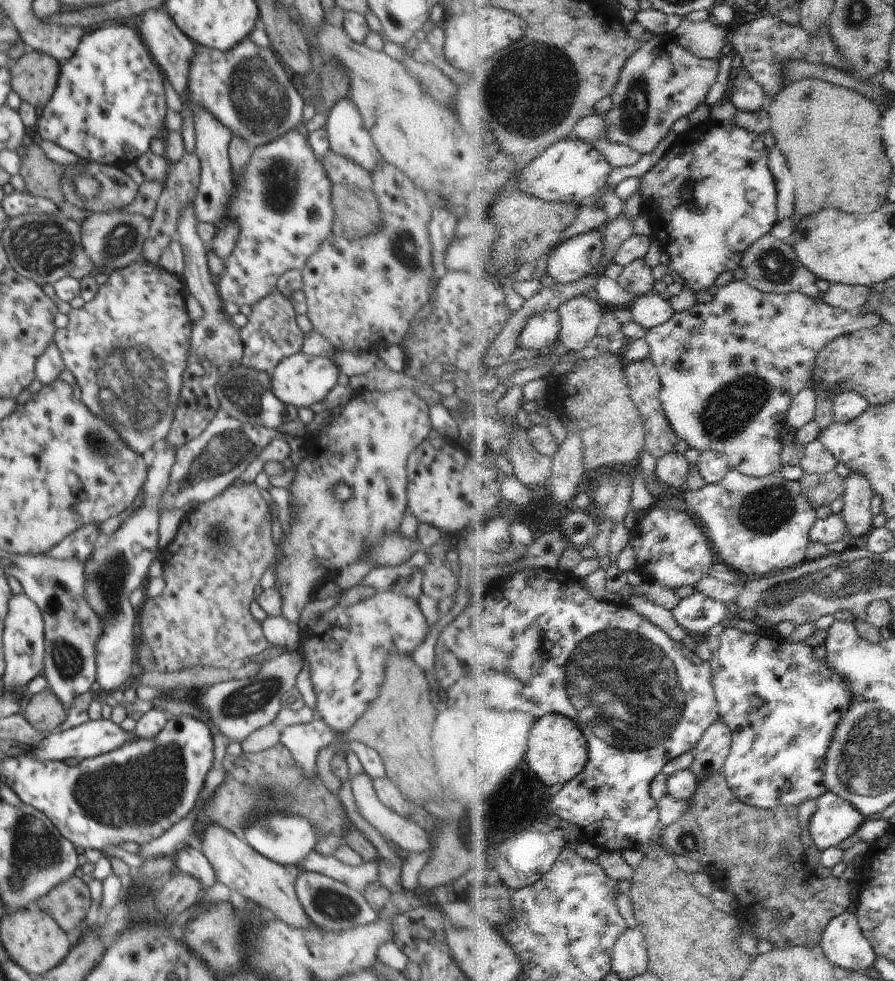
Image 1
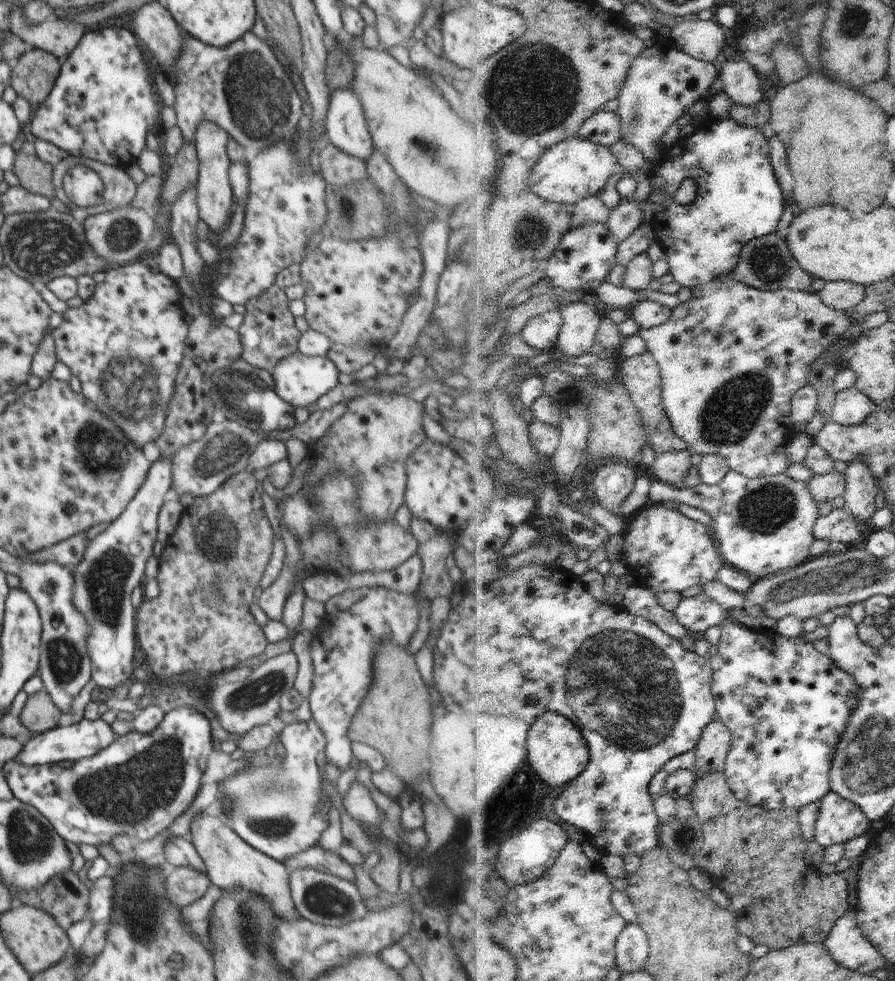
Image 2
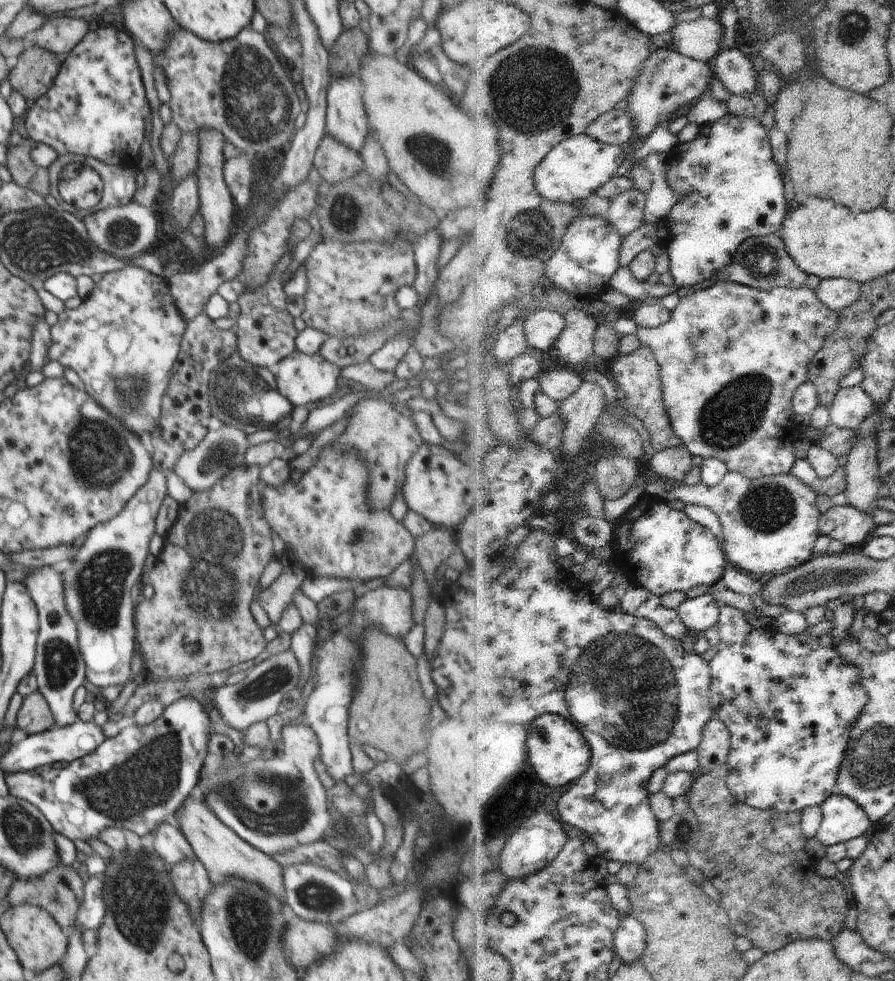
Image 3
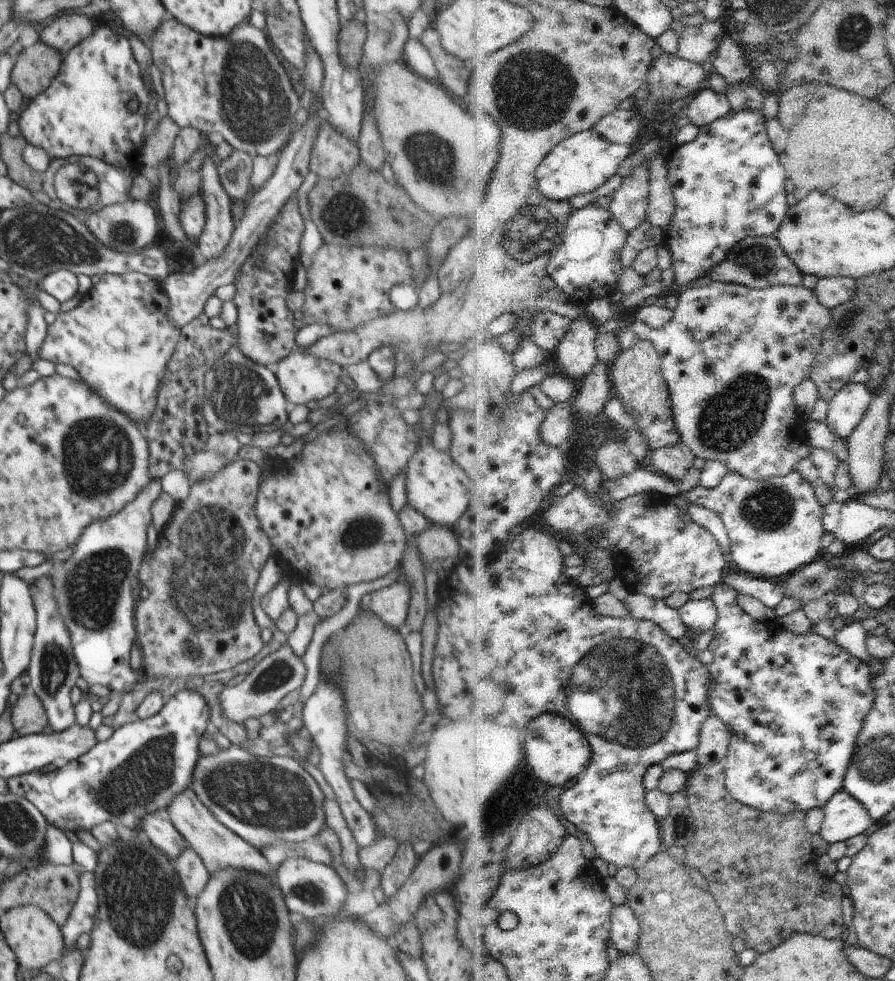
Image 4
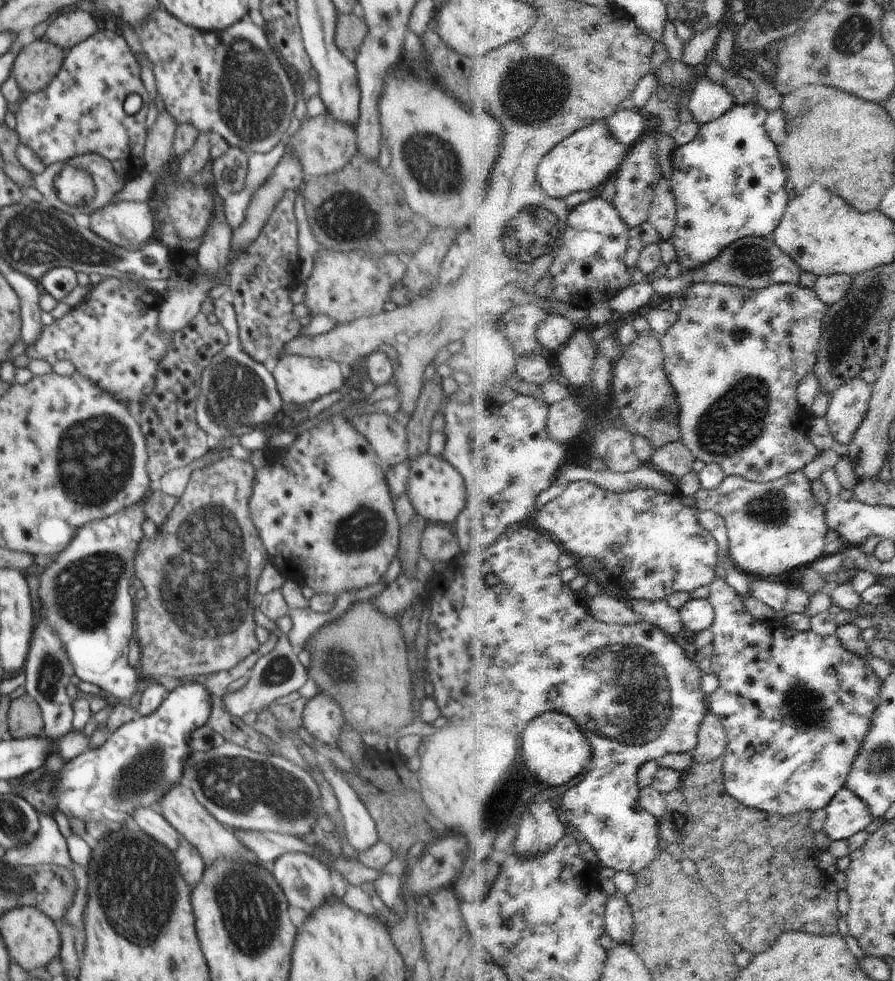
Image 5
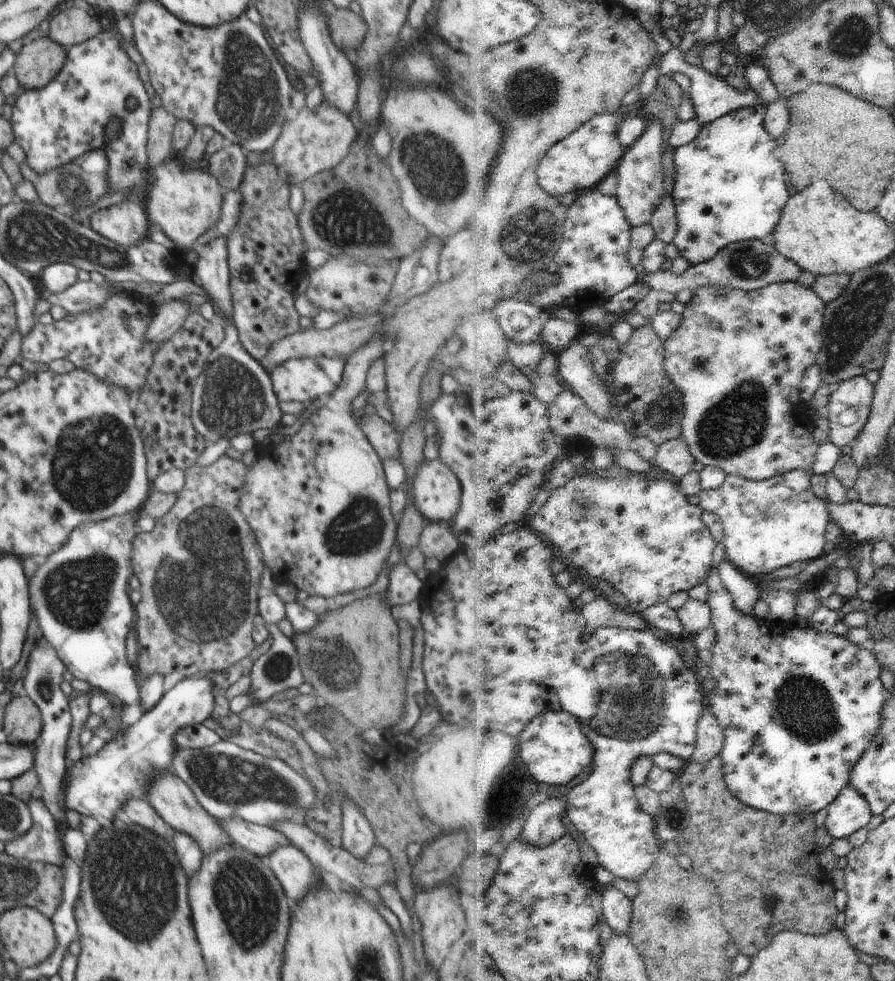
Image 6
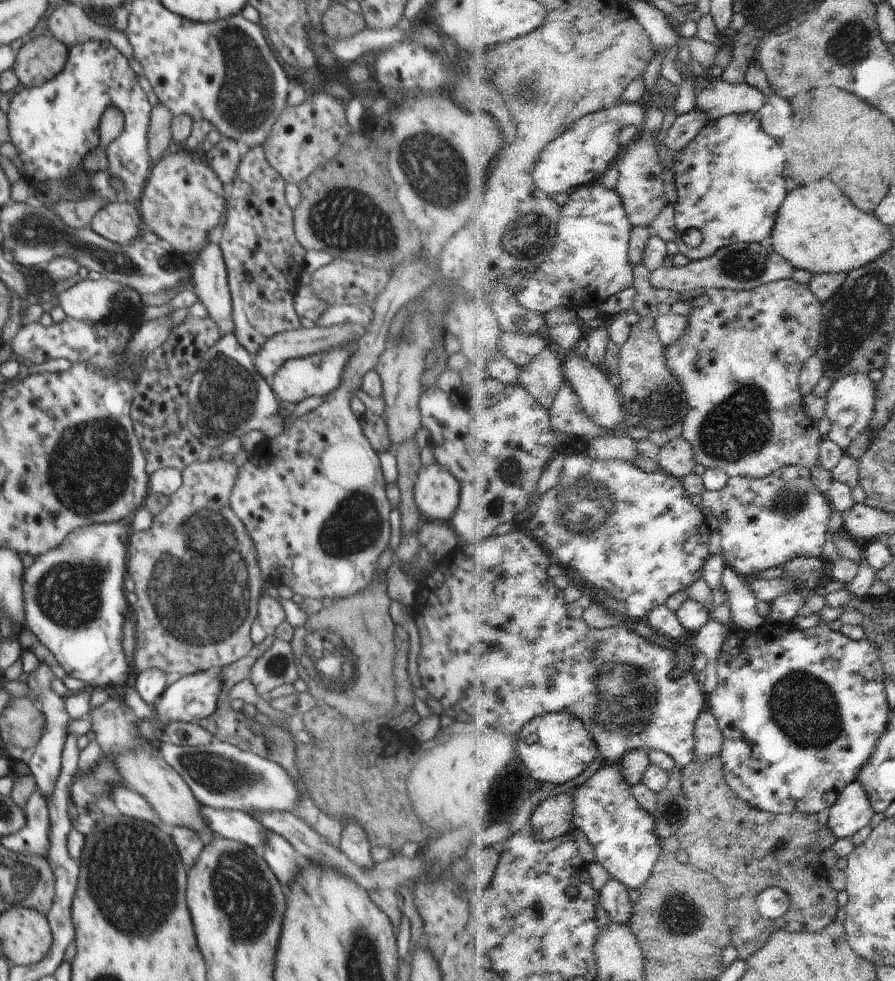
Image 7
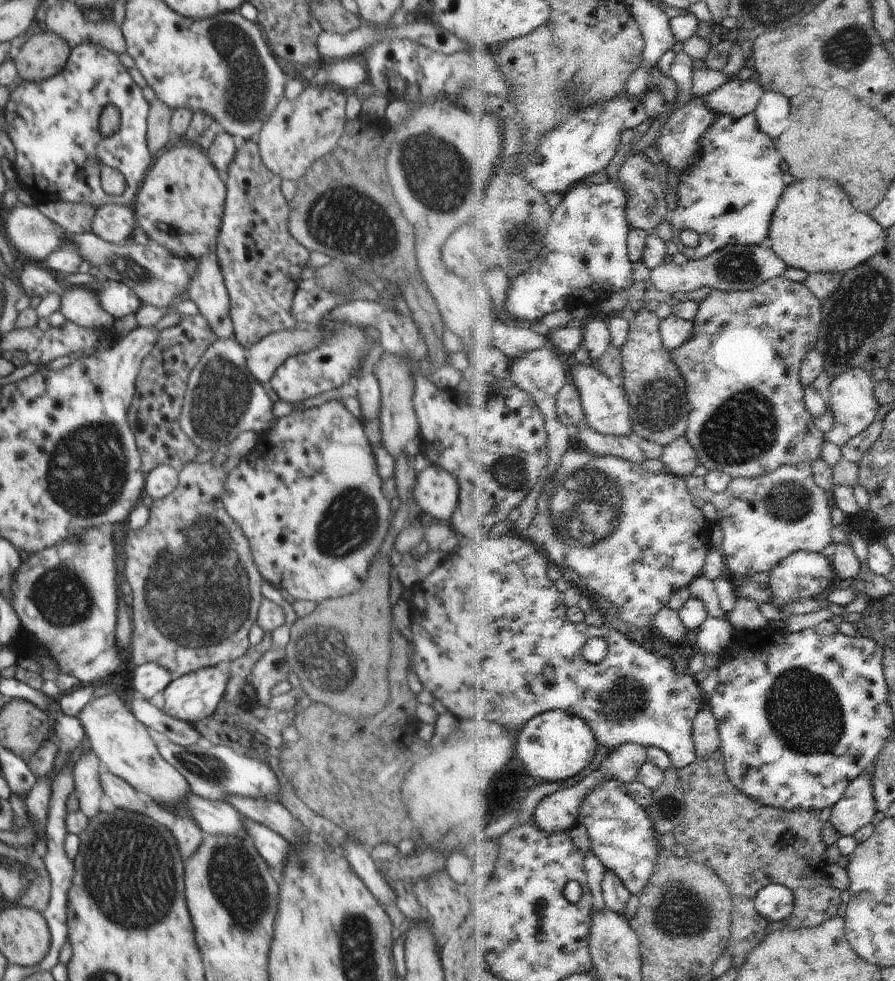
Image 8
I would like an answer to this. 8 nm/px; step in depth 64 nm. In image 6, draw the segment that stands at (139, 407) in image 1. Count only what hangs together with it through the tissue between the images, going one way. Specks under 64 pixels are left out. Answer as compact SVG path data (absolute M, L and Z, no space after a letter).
M128 288L116 290L102 309L68 315L50 325L40 322L31 332L22 335L21 355L30 362L49 364L56 359L68 359L76 368L86 369L95 374L99 380L106 381L124 389L140 390L145 384L147 373L153 364L153 355L159 349L160 343L144 344L145 328L154 316L155 306L146 296L132 294Z

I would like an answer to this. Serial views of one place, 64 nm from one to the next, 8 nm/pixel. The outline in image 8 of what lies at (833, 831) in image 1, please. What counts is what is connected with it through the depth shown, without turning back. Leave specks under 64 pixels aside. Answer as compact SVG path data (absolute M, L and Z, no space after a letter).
M868 767L862 776L852 782L844 798L834 807L830 821L842 837L856 836L861 828L872 824L879 811L872 784L874 770L876 768Z

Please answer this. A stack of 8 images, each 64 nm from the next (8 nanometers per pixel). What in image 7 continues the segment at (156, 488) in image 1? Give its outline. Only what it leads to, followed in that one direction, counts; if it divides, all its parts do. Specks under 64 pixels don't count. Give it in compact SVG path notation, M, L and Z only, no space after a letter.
M130 520L86 524L70 532L60 546L46 554L38 555L34 564L24 569L24 618L26 628L31 630L46 648L54 654L66 674L80 679L90 688L121 688L125 704L132 707L139 720L154 720L154 705L146 704L136 688L128 684L128 661L122 649L122 629L128 617L132 617L132 606L126 600L123 586L127 575L128 545L132 533Z

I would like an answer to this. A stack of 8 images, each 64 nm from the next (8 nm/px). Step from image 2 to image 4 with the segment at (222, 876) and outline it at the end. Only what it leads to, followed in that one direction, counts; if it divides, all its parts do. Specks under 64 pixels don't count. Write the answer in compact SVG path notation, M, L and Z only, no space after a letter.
M190 788L181 791L165 809L163 814L178 830L186 844L200 856L208 873L214 873L219 869L226 869L227 867L245 869L266 875L277 886L277 881L275 880L276 868L272 867L264 859L264 856L262 856L256 847L250 845L234 832L231 832L226 826L223 826L210 813L210 810L200 802Z

